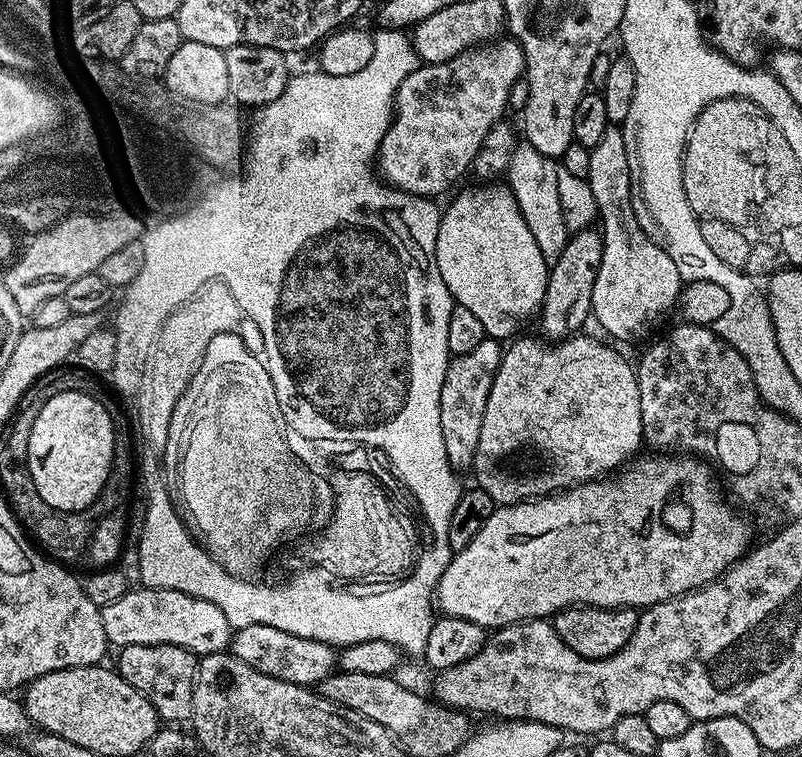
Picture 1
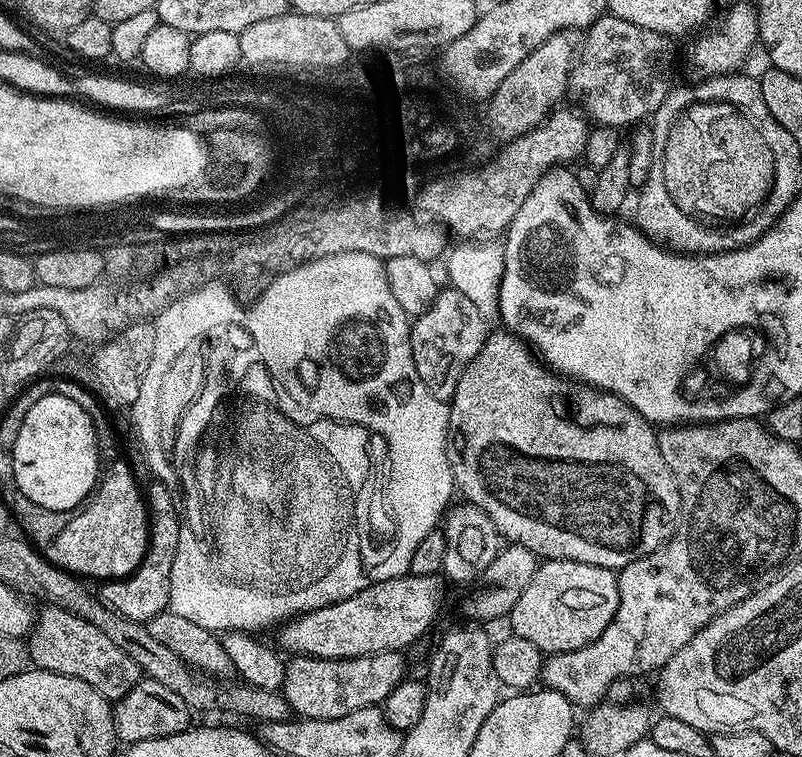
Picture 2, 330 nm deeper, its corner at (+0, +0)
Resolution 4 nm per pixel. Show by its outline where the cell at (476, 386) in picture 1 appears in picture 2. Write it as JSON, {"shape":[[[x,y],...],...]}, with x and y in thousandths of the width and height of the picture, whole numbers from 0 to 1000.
{"shape":[[[559,378],[556,383],[545,384],[532,407],[524,417],[512,424],[514,466],[516,483],[521,487],[521,499],[544,528],[562,530],[566,515],[571,510],[571,499],[576,499],[576,489],[591,478],[596,462],[608,450],[611,428],[596,415],[595,406],[571,382]]]}

